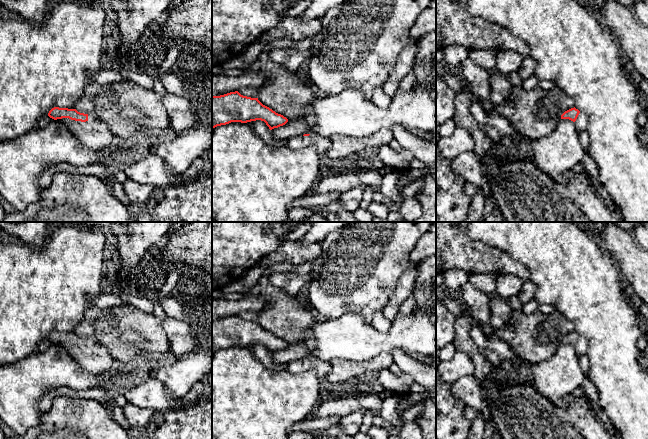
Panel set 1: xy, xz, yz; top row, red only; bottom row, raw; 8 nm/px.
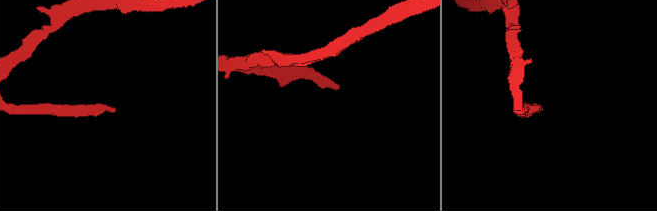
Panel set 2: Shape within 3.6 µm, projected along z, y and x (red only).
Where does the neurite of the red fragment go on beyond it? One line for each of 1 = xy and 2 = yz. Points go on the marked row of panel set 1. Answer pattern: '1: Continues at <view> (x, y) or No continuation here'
1: Continues at xy (94, 133)
2: Continues at yz (581, 122)

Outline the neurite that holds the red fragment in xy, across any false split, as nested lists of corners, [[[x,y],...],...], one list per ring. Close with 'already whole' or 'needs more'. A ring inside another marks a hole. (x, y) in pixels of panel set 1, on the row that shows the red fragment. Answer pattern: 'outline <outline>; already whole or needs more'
outline [[[52,108],[48,116],[54,120],[61,120],[88,148],[101,150],[114,148],[114,135],[107,126],[107,122],[95,118],[91,114],[78,112],[76,109]]]; needs more

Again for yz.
outline [[[575,107],[565,111],[561,115],[561,119],[569,119],[573,121],[575,123],[576,130],[579,134],[587,130],[588,118],[586,114],[580,112]]]; needs more

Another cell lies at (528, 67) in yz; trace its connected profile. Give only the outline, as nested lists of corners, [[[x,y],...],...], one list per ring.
[[[531,56],[523,58],[522,65],[518,70],[520,78],[524,81],[528,77],[534,75],[536,70],[536,62]]]

